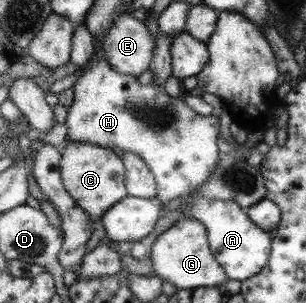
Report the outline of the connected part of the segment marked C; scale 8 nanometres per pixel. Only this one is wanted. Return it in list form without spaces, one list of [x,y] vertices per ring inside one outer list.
[[[67,142],[60,150],[60,179],[67,194],[91,219],[99,219],[117,201],[128,196],[123,160],[113,150],[87,142]]]

